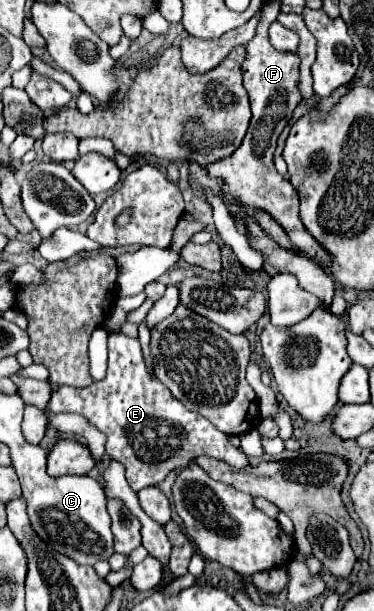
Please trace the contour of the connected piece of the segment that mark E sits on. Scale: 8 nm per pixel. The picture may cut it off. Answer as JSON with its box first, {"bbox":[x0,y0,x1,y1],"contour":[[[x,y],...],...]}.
{"bbox":[46,333,250,491],"contour":[[[110,333],[108,337],[108,373],[102,381],[94,381],[84,389],[56,387],[52,389],[48,407],[46,437],[60,439],[60,431],[50,425],[50,415],[78,413],[100,433],[106,435],[106,453],[110,459],[120,461],[126,467],[126,479],[134,491],[142,487],[158,485],[168,471],[188,465],[196,455],[208,455],[220,459],[236,469],[250,467],[248,457],[240,447],[230,443],[230,437],[218,431],[208,419],[188,411],[178,399],[172,397],[162,381],[150,375],[144,353],[138,339],[122,333]]]}

